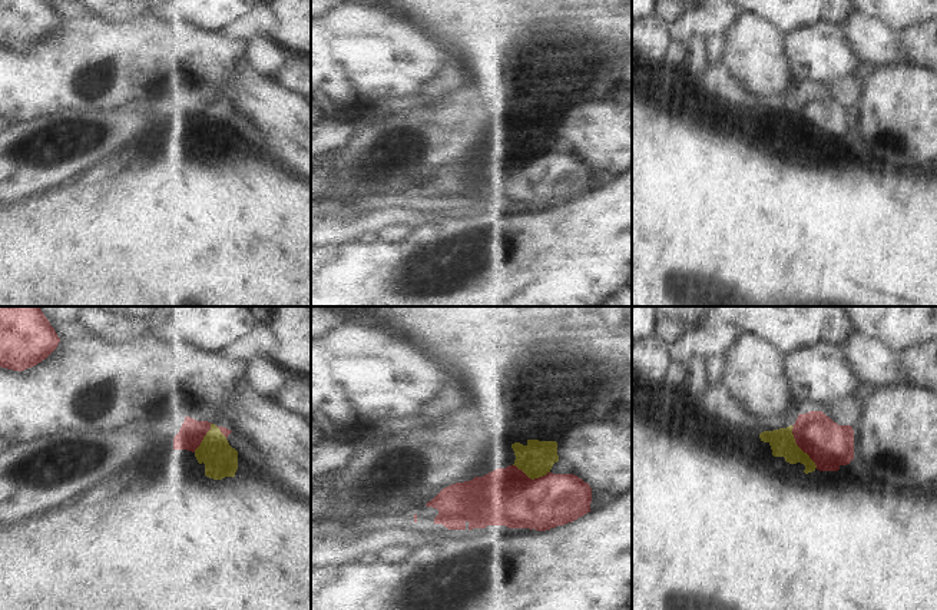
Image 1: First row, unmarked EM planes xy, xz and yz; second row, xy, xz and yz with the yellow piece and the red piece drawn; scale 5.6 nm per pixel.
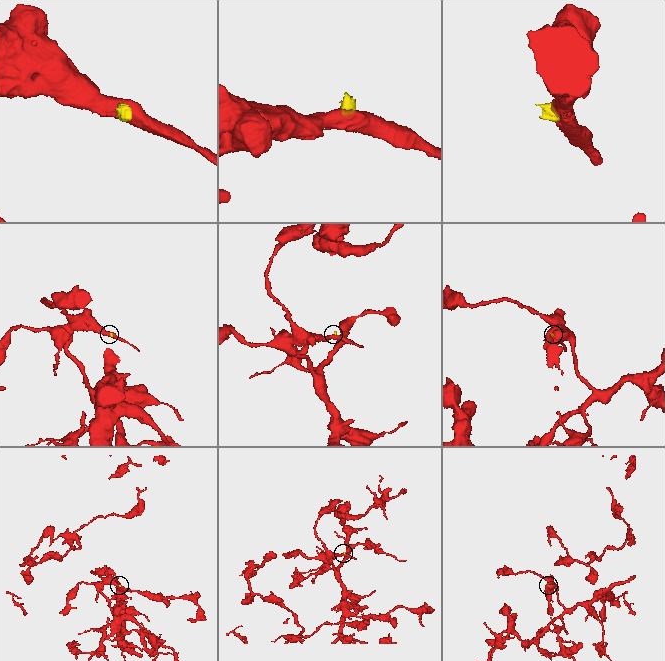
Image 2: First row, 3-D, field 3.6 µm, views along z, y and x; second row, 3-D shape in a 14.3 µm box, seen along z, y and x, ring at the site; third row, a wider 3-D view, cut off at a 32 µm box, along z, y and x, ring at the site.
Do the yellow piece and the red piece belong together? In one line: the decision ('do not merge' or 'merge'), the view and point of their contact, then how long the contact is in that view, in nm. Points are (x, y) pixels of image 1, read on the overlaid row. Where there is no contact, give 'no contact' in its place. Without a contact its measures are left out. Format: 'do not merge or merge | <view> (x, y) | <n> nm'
merge | yz (798, 447) | 280 nm

